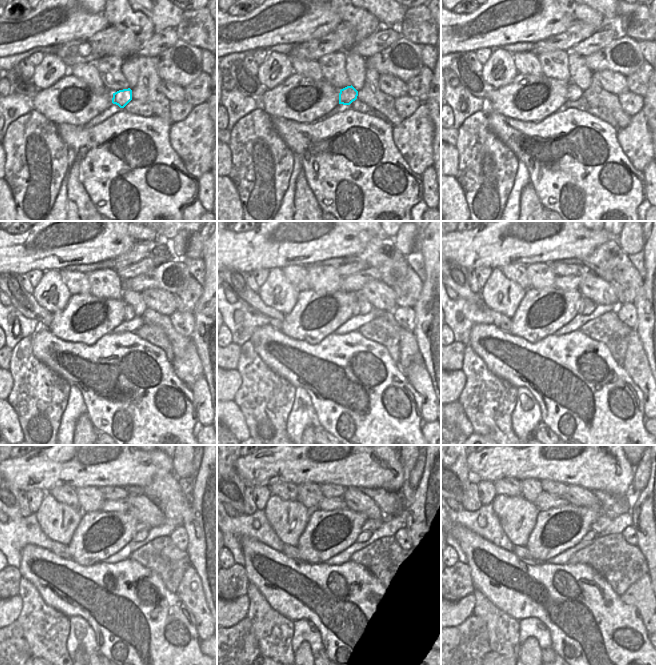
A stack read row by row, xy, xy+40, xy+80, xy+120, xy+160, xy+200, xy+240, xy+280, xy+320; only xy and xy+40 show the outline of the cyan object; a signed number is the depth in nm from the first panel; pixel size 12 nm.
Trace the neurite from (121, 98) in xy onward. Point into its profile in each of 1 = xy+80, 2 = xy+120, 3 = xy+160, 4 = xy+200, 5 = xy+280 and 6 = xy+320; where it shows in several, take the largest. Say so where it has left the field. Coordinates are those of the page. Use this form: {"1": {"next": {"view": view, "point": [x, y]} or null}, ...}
{"1": {"next": {"view": "xy+80", "point": [574, 92]}}, "2": {"next": {"view": "xy+120", "point": [129, 313]}}, "3": {"next": {"view": "xy+160", "point": [355, 309]}}, "4": {"next": {"view": "xy+200", "point": [582, 303]}}, "5": {"next": {"view": "xy+280", "point": [371, 525]}}, "6": {"next": {"view": "xy+320", "point": [602, 522]}}}

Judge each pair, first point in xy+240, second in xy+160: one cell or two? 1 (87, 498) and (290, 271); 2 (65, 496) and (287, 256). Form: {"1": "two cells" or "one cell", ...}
{"1": "two cells", "2": "two cells"}

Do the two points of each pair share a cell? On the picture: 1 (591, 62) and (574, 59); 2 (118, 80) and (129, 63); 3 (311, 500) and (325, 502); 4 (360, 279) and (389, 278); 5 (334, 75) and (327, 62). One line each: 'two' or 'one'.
1: two
2: two
3: two
4: one
5: one

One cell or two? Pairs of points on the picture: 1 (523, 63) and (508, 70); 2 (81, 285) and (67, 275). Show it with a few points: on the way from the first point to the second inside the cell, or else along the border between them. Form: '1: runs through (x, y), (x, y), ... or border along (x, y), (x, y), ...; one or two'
1: border along (511, 55), (518, 72); two
2: runs through (78, 283), (70, 278); one

